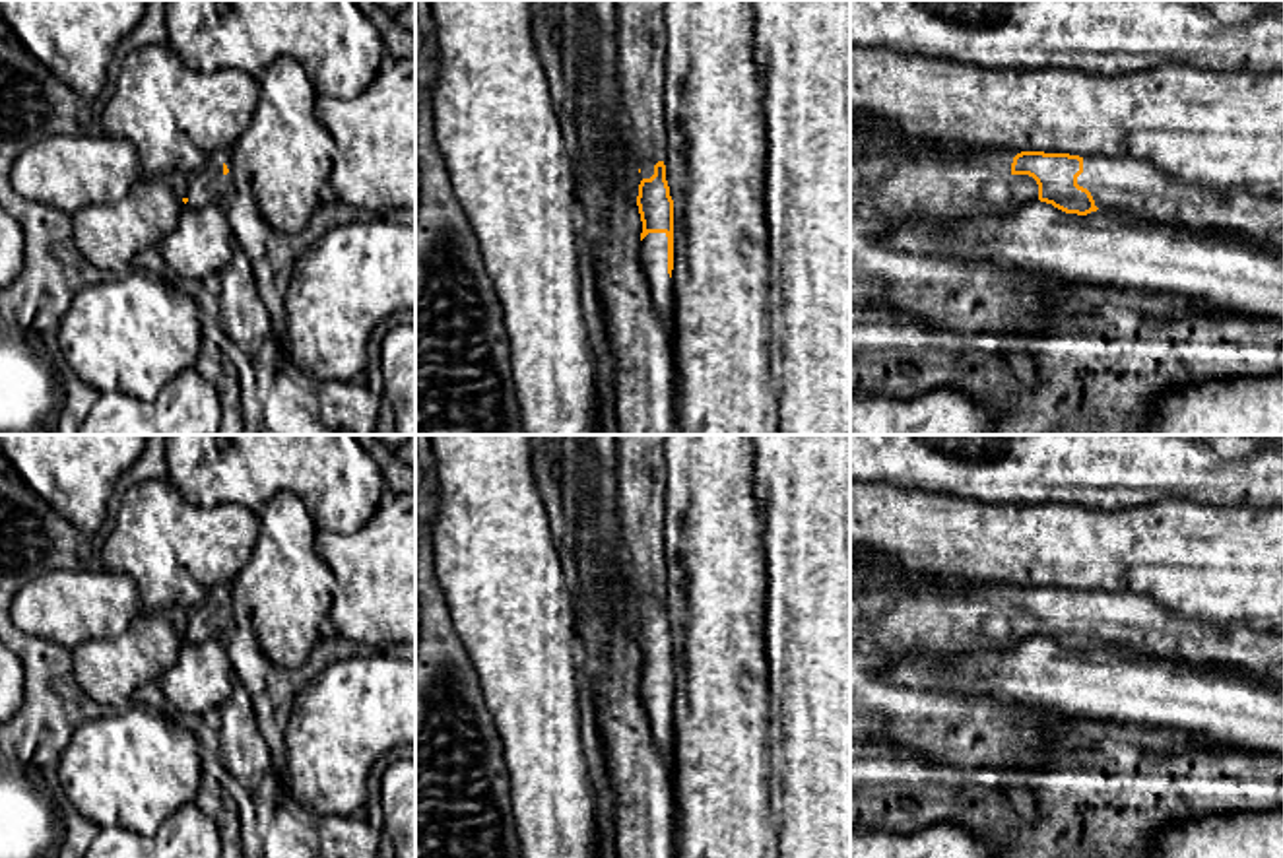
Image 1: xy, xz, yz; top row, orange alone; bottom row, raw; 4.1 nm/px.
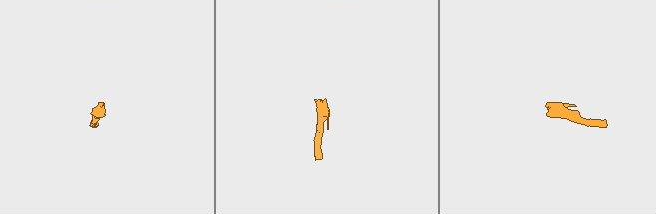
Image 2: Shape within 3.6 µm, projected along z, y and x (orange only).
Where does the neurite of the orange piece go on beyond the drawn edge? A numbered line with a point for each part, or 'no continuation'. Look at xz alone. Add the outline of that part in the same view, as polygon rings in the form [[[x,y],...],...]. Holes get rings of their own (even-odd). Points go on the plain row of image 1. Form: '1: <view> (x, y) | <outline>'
1: xz (641, 464) | [[[615,435],[617,509],[621,516],[621,569],[631,596],[654,602],[666,577],[664,435]]]
2: xz (653, 686) | [[[648,668],[641,676],[639,691],[641,691],[641,703],[646,712],[652,738],[662,749],[666,763],[672,767],[674,763],[674,747],[672,747],[674,716],[668,709],[666,668]]]

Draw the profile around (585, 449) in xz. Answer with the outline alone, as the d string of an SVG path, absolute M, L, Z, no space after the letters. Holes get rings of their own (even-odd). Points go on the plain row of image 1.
M573 435L580 472L584 474L588 481L588 489L594 495L596 493L596 470L598 470L598 458L592 445L592 435Z

